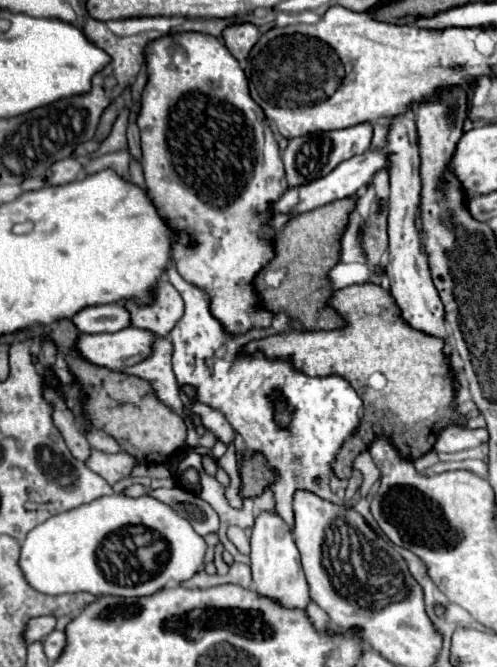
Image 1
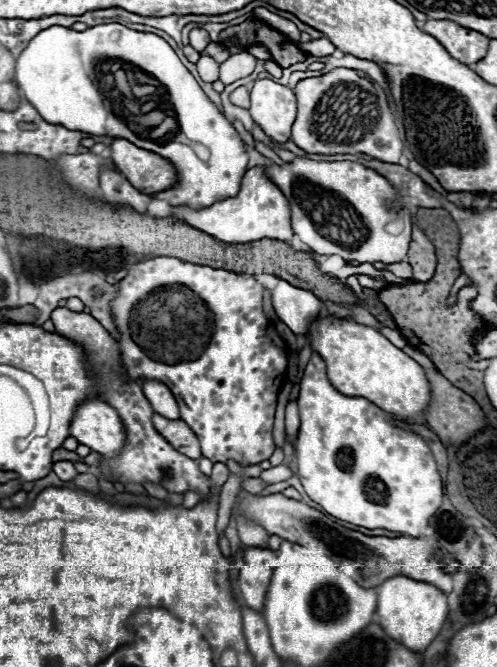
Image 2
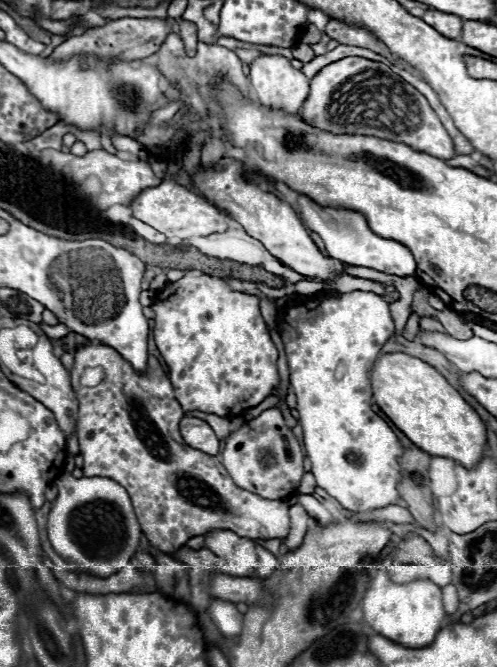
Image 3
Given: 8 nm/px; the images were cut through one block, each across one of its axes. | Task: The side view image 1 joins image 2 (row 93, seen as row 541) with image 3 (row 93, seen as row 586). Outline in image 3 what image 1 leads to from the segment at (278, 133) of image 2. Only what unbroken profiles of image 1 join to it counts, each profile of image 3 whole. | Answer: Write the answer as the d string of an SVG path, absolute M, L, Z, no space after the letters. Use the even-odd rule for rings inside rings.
M264 54L252 60L250 82L258 102L290 114L302 108L310 92L310 78L292 68L290 60L280 54Z

